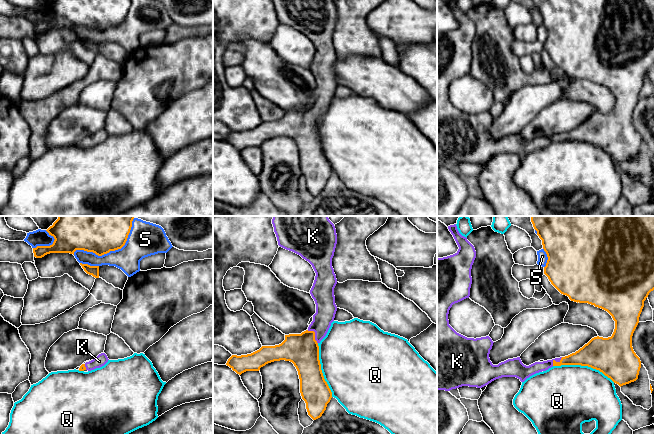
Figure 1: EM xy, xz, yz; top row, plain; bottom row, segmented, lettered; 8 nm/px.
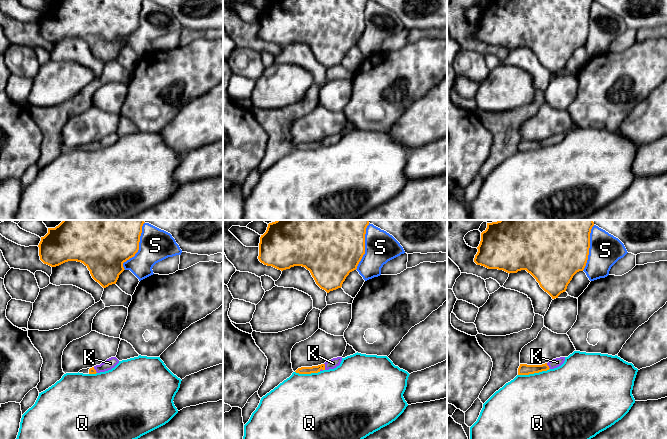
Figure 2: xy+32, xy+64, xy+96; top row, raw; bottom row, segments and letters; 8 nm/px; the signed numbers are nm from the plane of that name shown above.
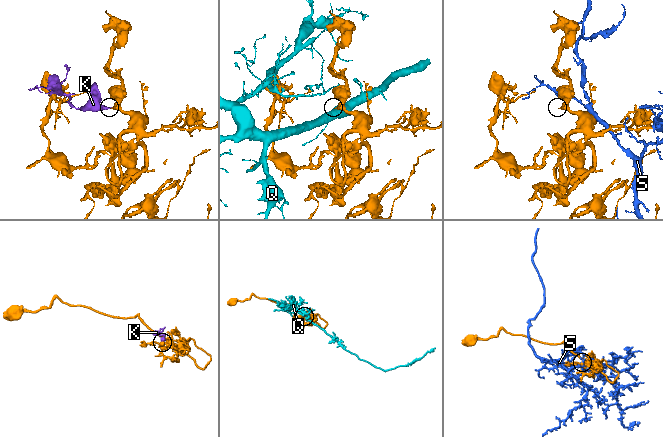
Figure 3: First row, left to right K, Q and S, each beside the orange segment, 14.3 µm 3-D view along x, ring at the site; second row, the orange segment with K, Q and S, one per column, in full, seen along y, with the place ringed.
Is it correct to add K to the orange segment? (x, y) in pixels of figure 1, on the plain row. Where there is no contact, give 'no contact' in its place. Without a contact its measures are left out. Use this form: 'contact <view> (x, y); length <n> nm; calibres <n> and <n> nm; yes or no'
contact xz (314, 110); length 140 nm; calibres 260 and 160 nm; yes

